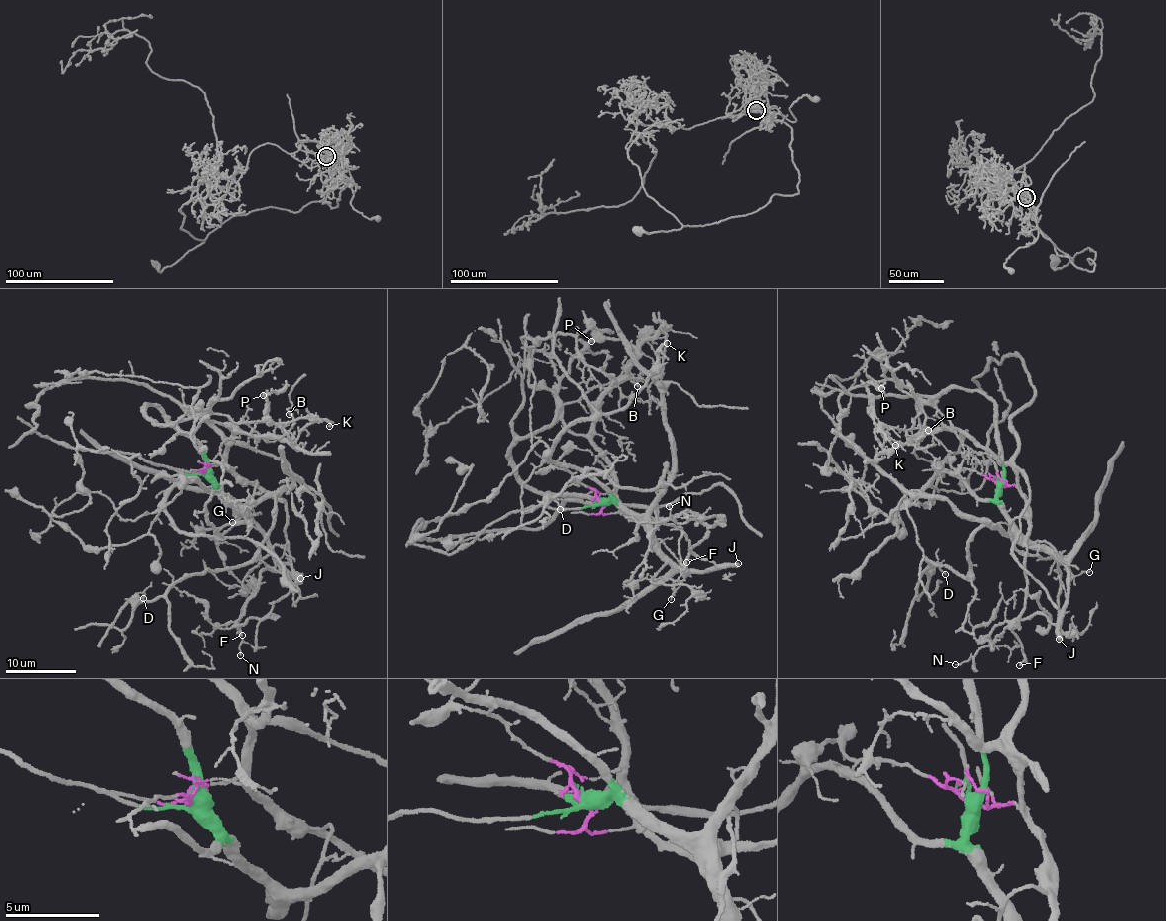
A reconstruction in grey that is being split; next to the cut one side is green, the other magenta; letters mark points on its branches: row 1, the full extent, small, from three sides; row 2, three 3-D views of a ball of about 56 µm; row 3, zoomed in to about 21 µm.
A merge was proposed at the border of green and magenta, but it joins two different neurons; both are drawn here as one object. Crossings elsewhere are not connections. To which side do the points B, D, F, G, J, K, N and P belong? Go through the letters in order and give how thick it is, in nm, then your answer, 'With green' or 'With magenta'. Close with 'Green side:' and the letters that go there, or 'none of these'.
B: Thickness 130 nm. With magenta
D: Thickness 90 nm. With green
F: Thickness 120 nm. With green
G: Thickness 80 nm. With green
J: Thickness 440 nm. With green
K: Thickness 130 nm. With magenta
N: Thickness 110 nm. With magenta
P: Thickness 120 nm. With magenta
Green side: D, F, G, J

